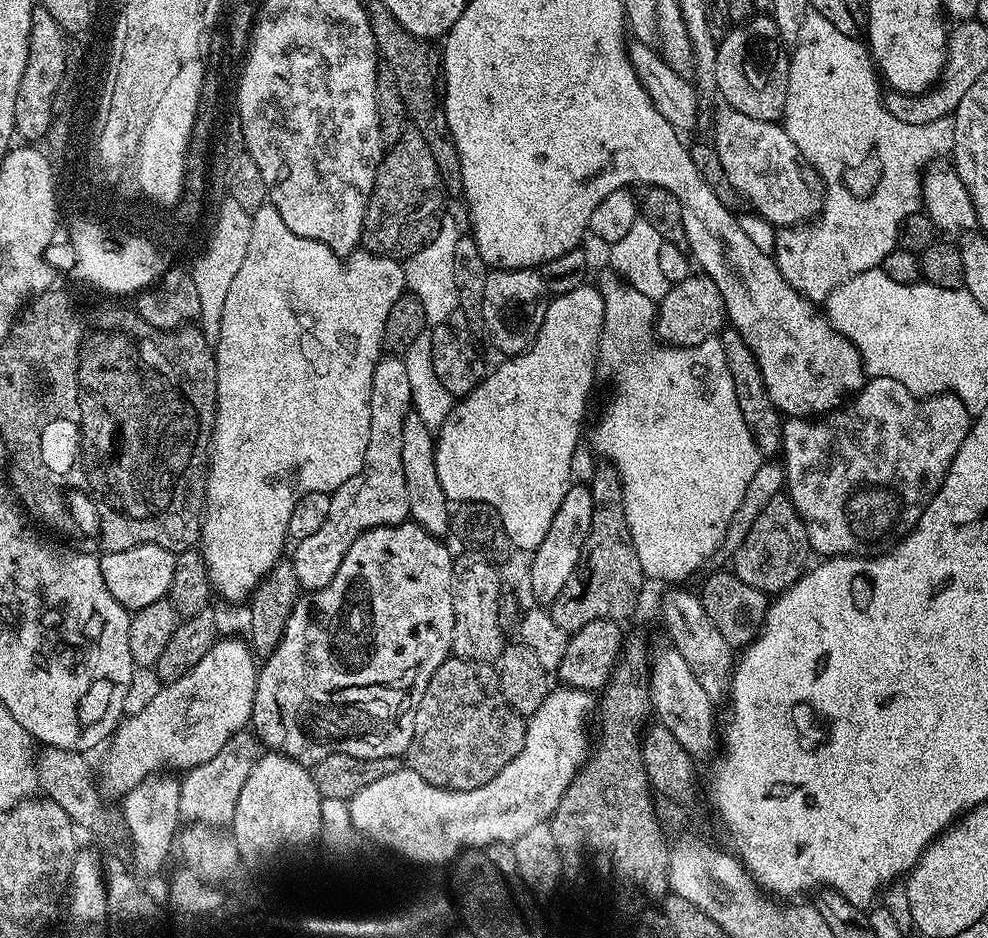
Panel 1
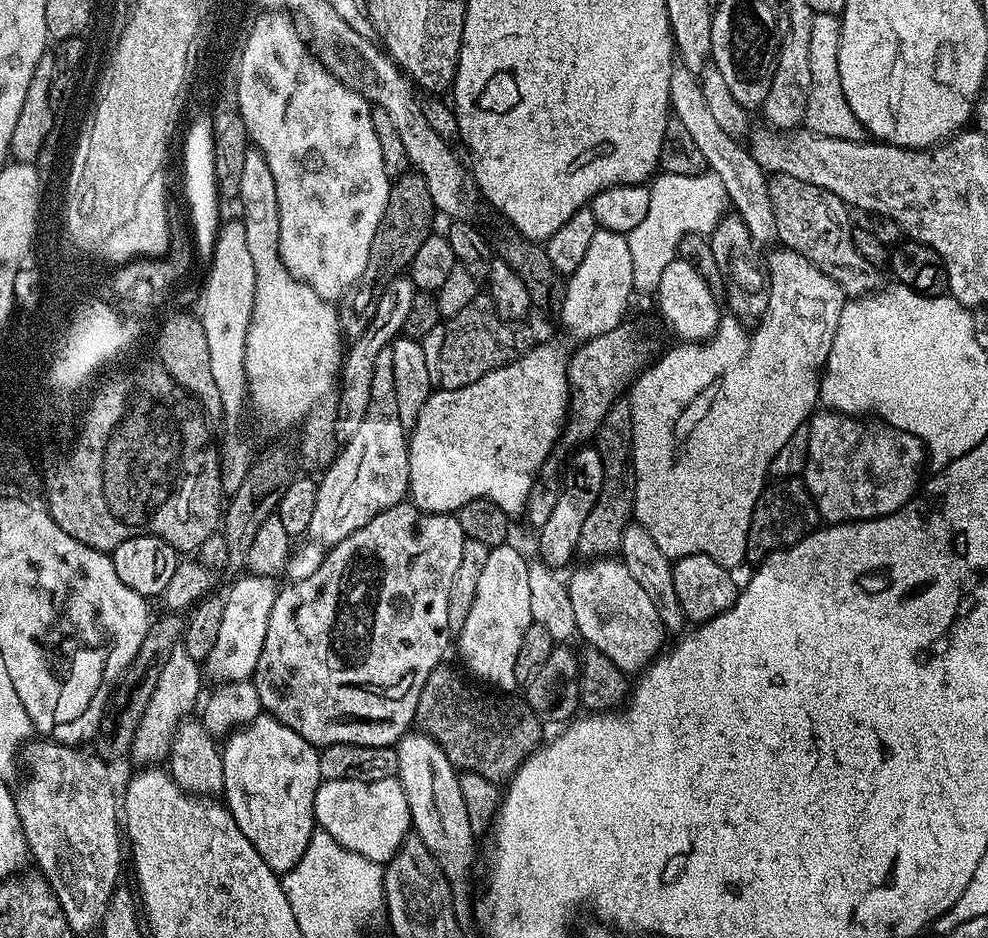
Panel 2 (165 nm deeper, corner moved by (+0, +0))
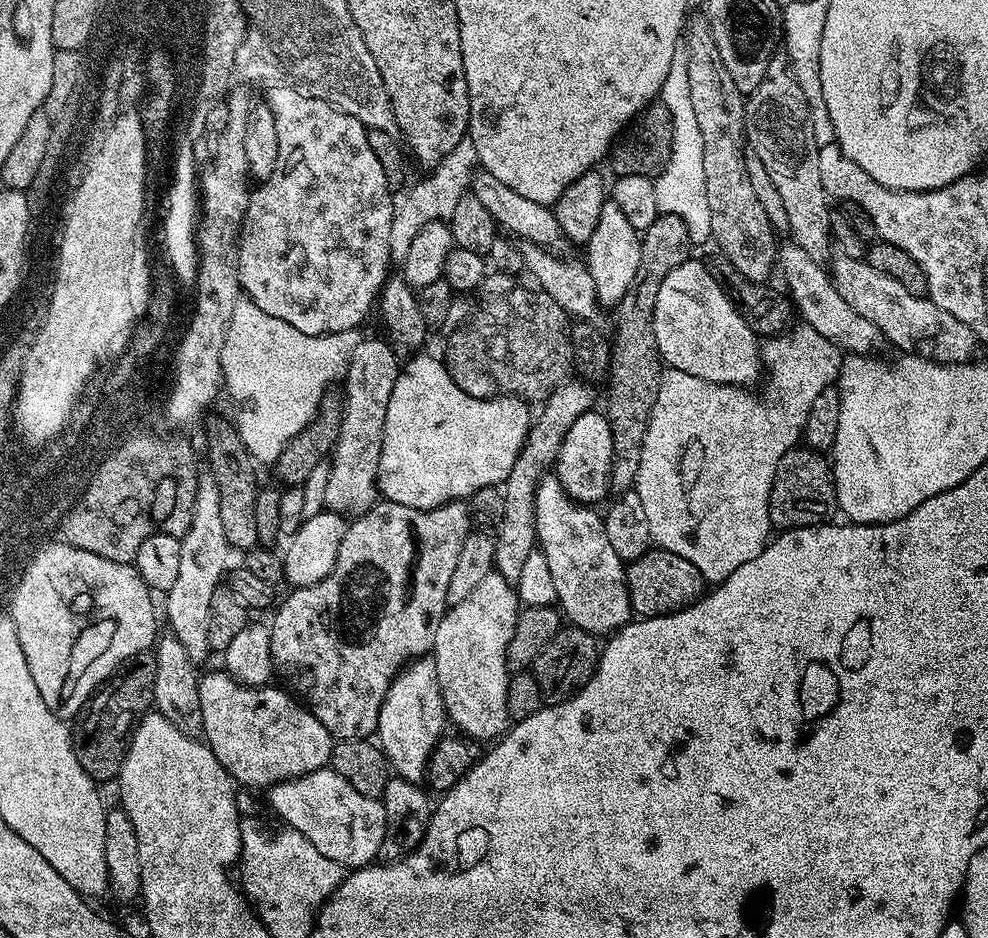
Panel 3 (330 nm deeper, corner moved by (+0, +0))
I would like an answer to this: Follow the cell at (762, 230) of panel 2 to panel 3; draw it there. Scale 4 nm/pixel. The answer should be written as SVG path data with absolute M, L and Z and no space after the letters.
M791 242L781 243L777 249L776 264L779 272L781 270L787 286L785 286L787 295L792 301L797 315L801 315L803 323L811 326L823 337L830 338L850 354L871 353L872 348L878 342L881 343L880 330L872 322L858 316L851 306L842 300L825 267L819 261L812 259L806 250L802 250Z

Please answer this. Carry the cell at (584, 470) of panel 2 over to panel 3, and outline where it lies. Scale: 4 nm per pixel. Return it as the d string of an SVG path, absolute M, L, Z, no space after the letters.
M600 410L587 412L570 426L570 430L566 430L566 438L554 465L554 475L571 500L577 504L599 505L599 500L610 492L613 454L614 438L610 434L607 415Z

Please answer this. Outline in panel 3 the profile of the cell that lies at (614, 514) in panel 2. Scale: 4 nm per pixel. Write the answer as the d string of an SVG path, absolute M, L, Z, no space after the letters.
M657 216L655 222L642 234L634 282L614 308L616 340L614 338L611 341L611 368L606 378L606 415L610 422L610 434L614 438L610 488L616 494L629 491L636 483L638 466L642 462L642 442L660 385L662 361L658 342L654 342L654 302L658 302L658 290L666 274L670 274L674 266L682 266L682 262L689 259L688 247L690 241L684 223L677 216Z

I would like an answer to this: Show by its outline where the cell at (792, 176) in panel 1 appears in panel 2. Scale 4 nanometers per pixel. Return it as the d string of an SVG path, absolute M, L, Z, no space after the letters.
M785 175L769 179L768 193L774 206L776 237L785 249L802 254L818 266L831 280L838 282L847 297L861 298L879 289L881 271L857 252L852 237L854 224L848 221L850 208L838 194Z

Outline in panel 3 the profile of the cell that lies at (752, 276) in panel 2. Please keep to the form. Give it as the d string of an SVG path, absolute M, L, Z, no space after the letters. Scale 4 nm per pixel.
M693 15L686 24L686 76L690 78L690 102L694 105L694 114L698 121L698 134L702 134L702 174L706 178L706 203L710 205L710 236L716 239L719 255L724 256L744 280L752 283L767 283L777 263L778 236L771 226L762 205L754 196L750 186L749 175L746 174L744 158L746 141L744 138L744 105L745 93L734 86L730 73L722 62L722 54L718 54L718 46L714 42L712 27L707 15Z

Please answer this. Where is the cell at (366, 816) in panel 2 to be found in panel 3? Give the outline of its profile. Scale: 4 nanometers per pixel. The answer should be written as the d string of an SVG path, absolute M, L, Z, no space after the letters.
M330 766L307 772L305 776L295 776L293 780L281 780L271 785L267 792L273 810L284 819L283 823L298 830L311 844L318 846L326 858L343 864L345 869L355 870L373 863L379 857L382 838L386 834L383 803L366 794L358 794L358 790L354 790L354 786L350 786L350 782L346 782L346 778L342 778Z

